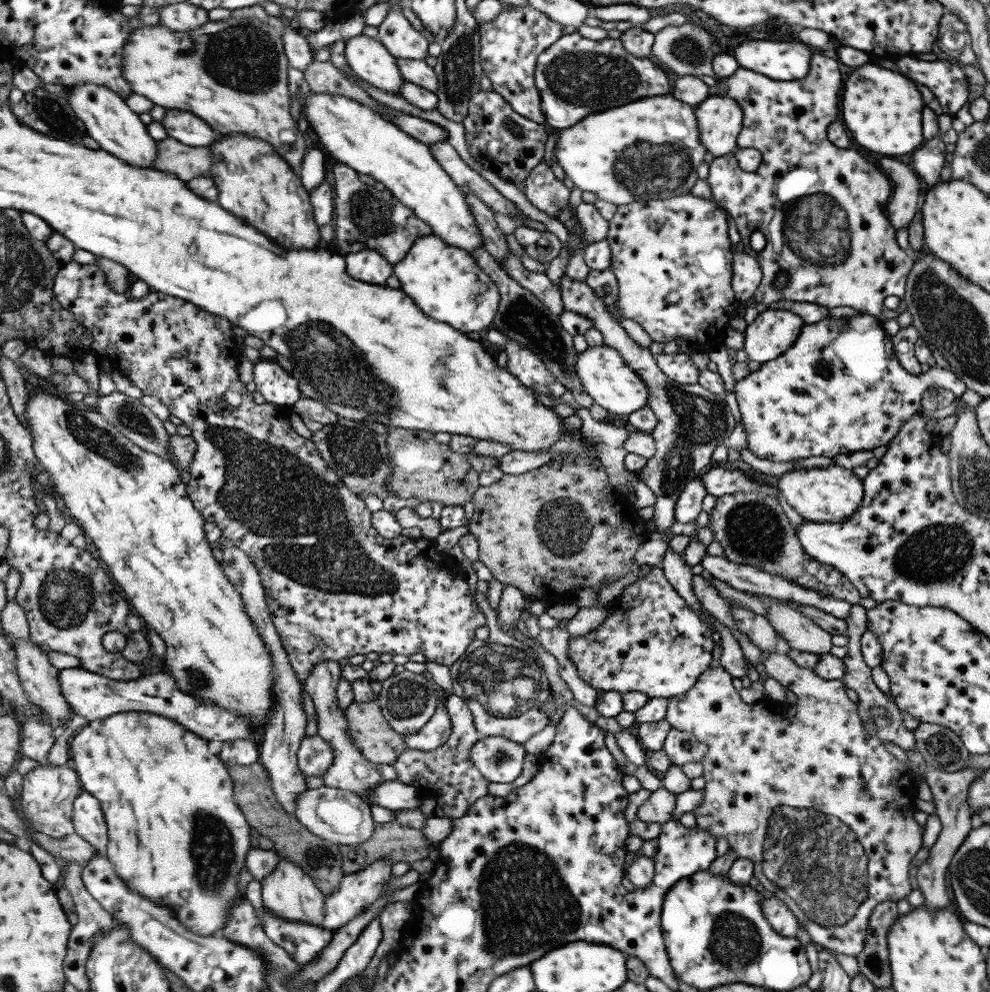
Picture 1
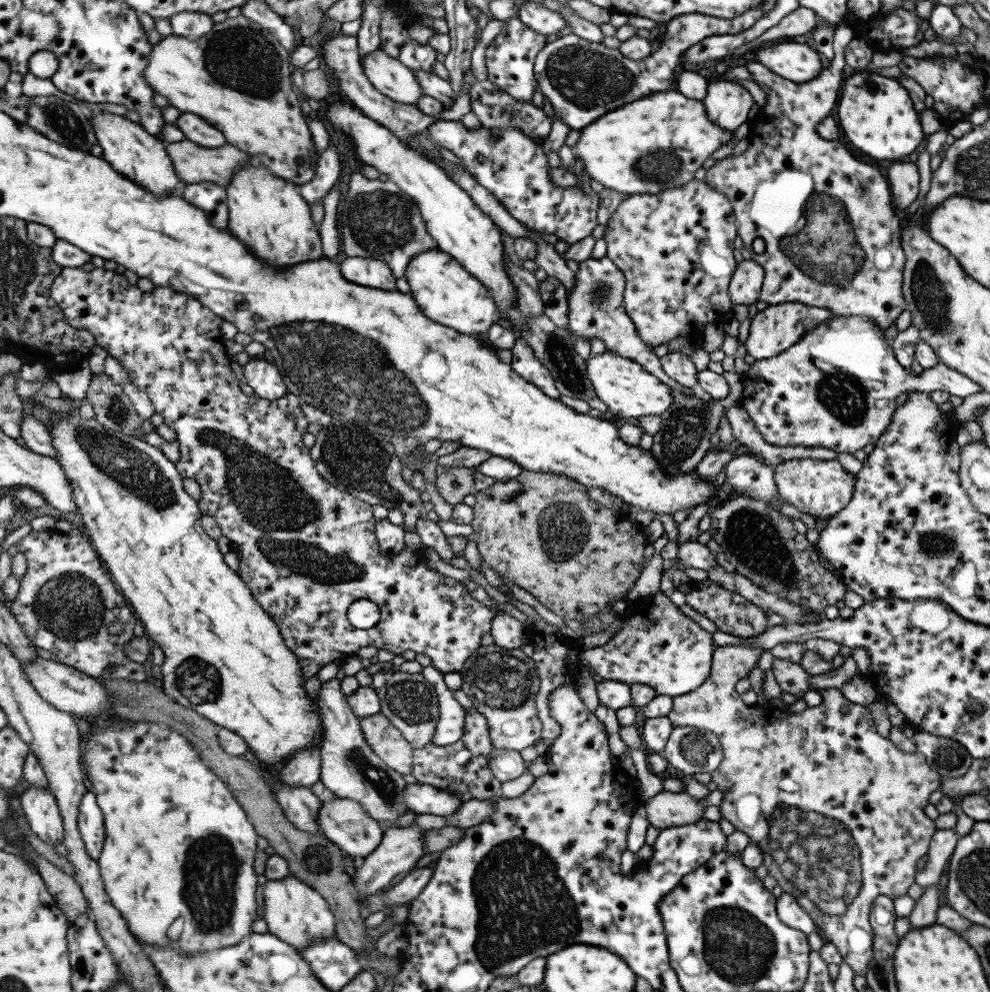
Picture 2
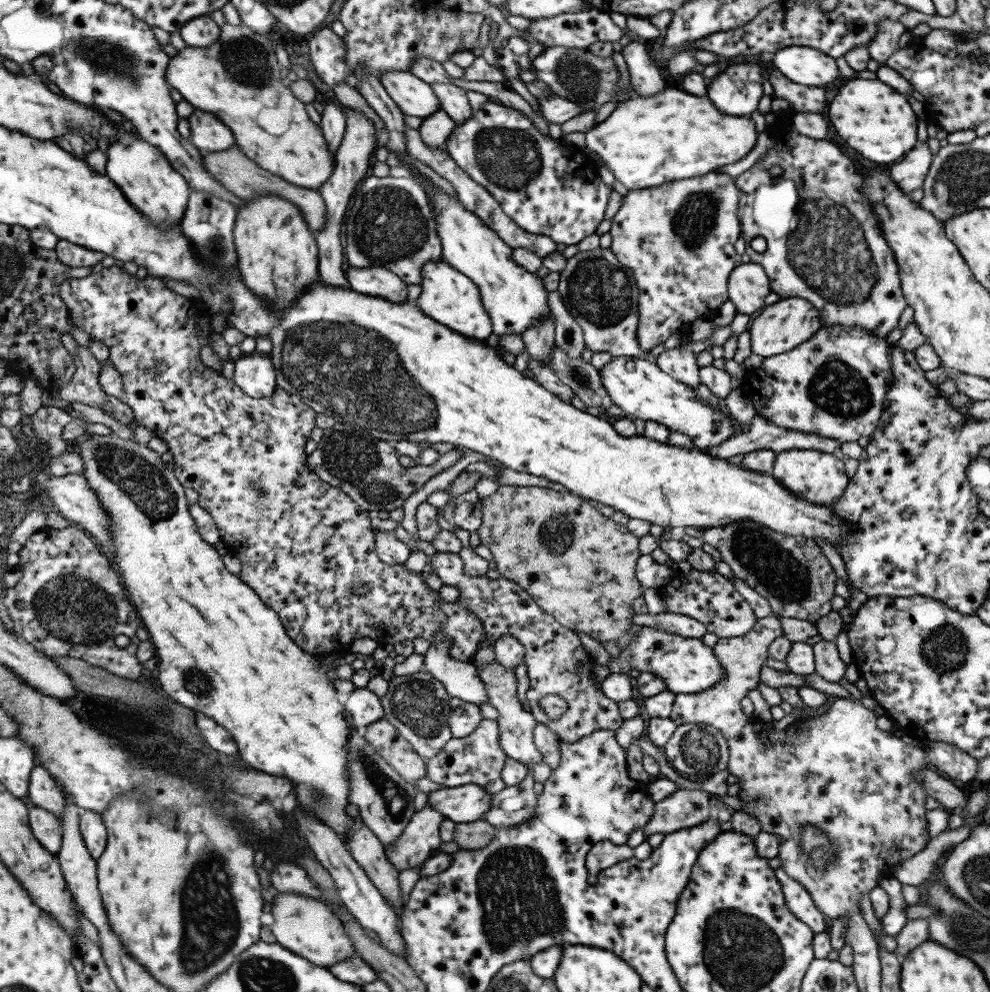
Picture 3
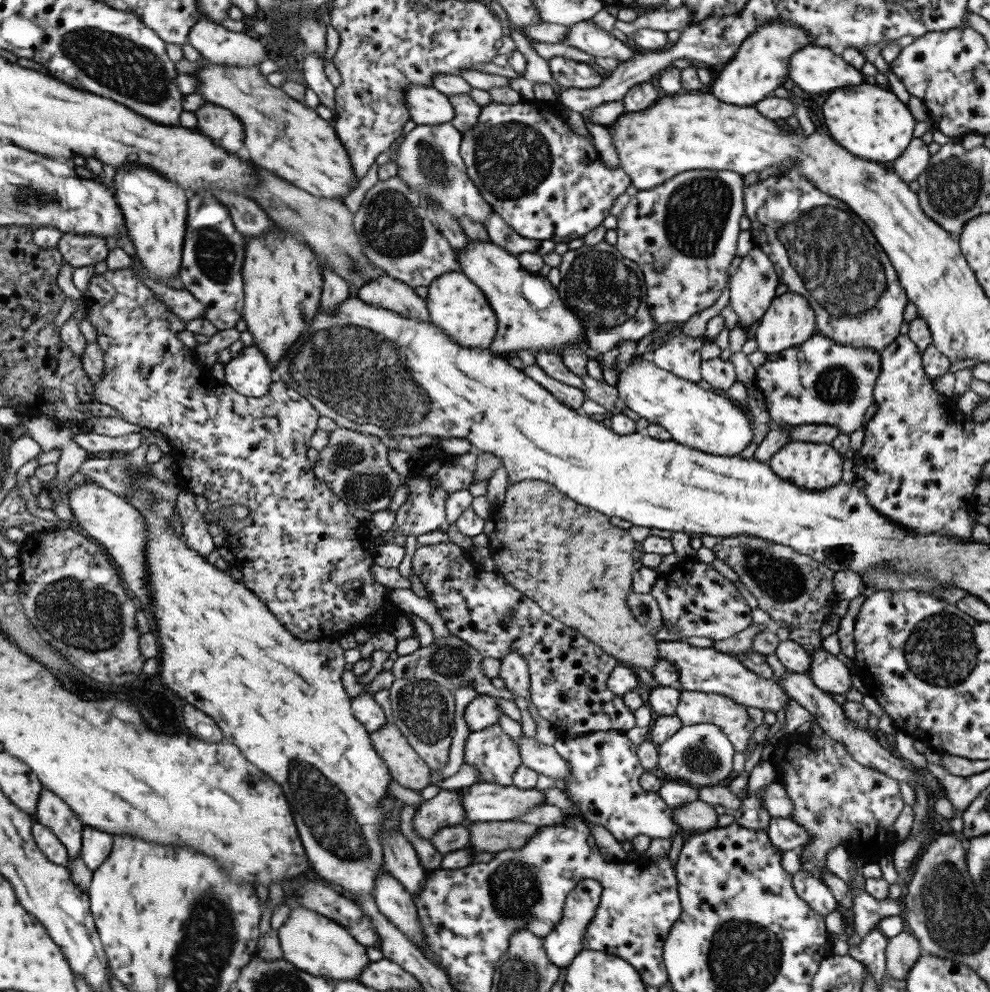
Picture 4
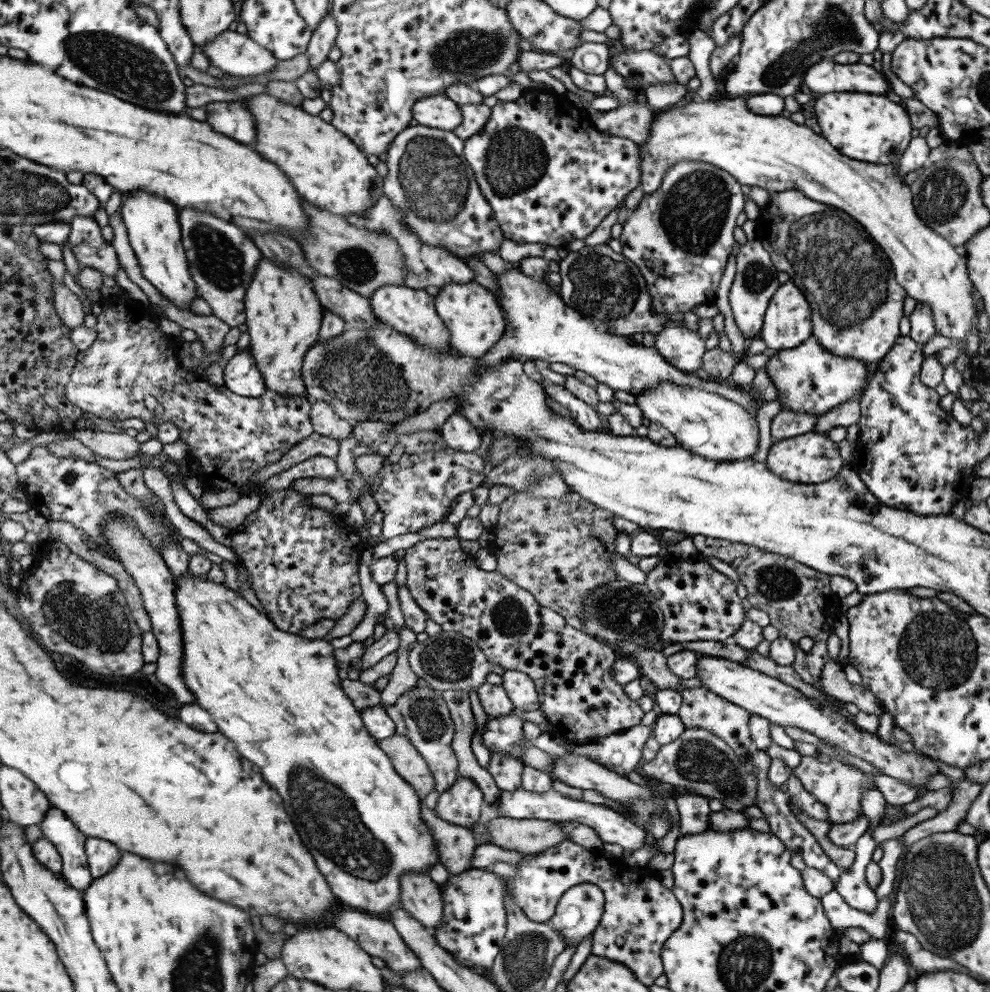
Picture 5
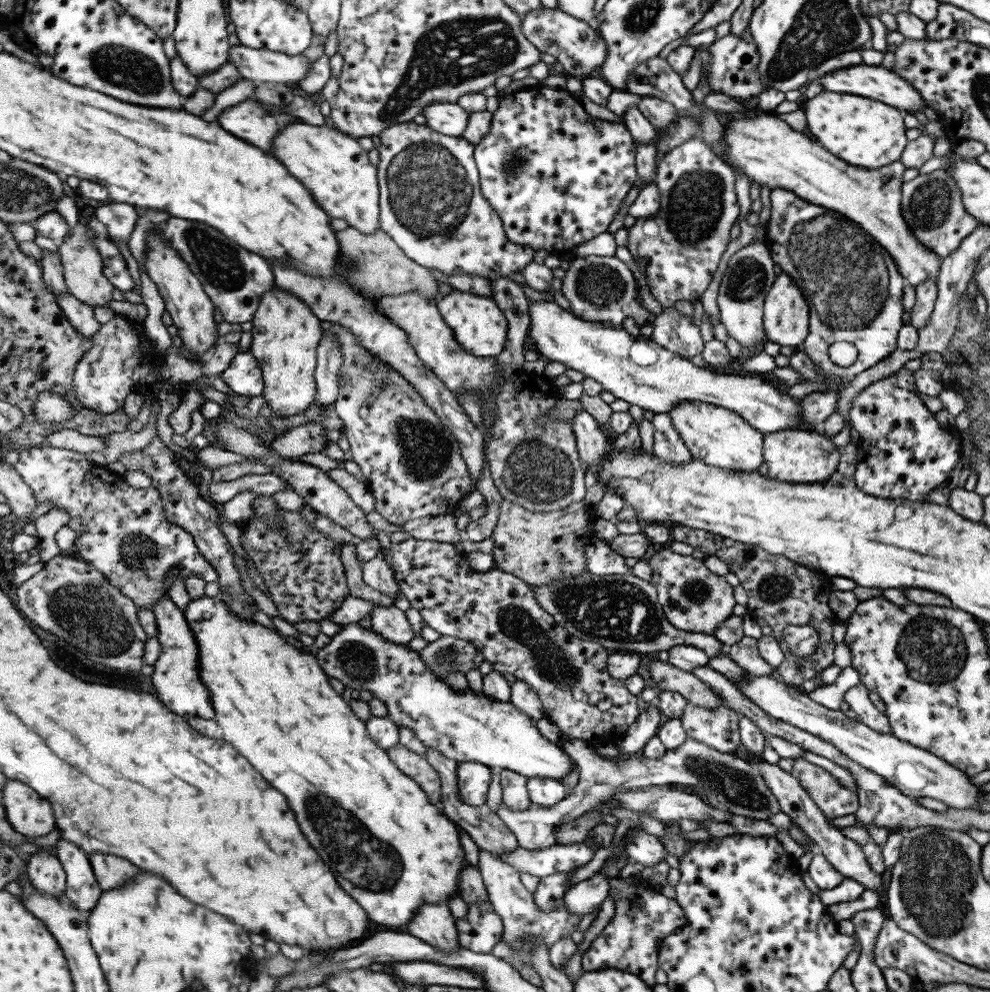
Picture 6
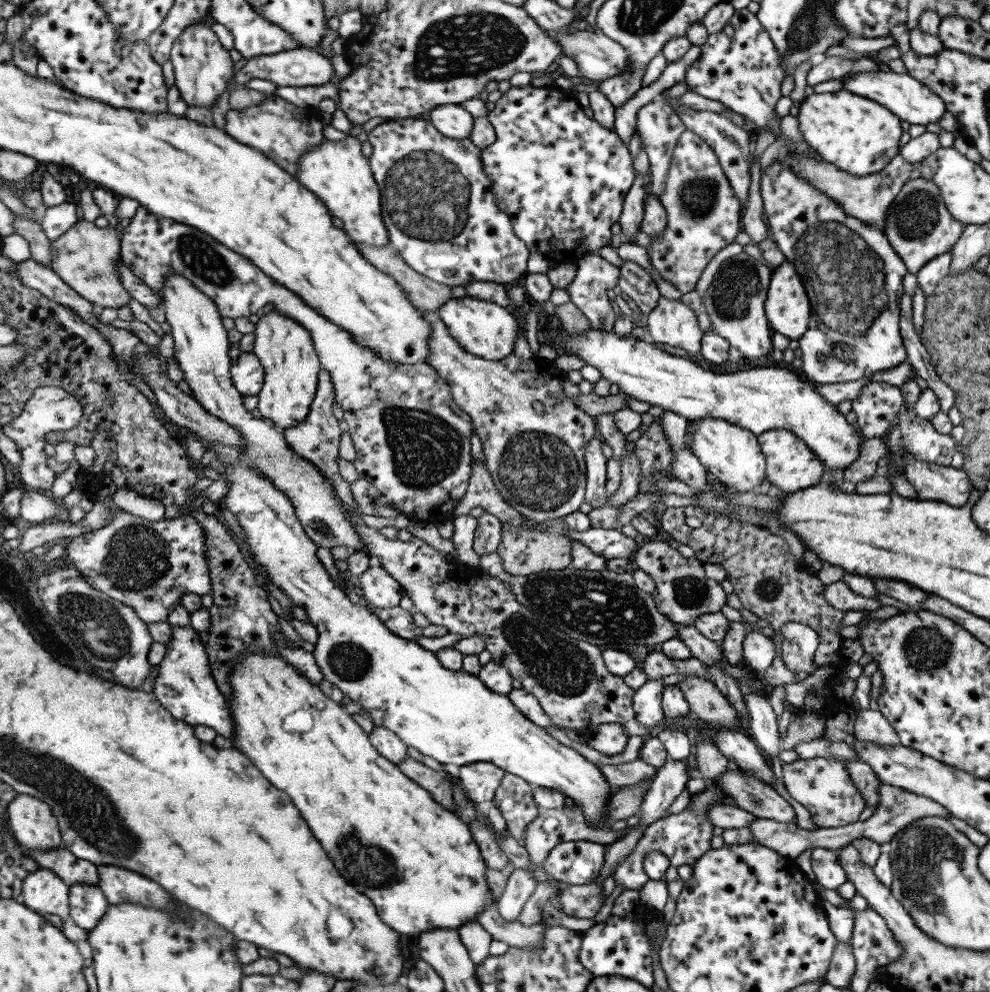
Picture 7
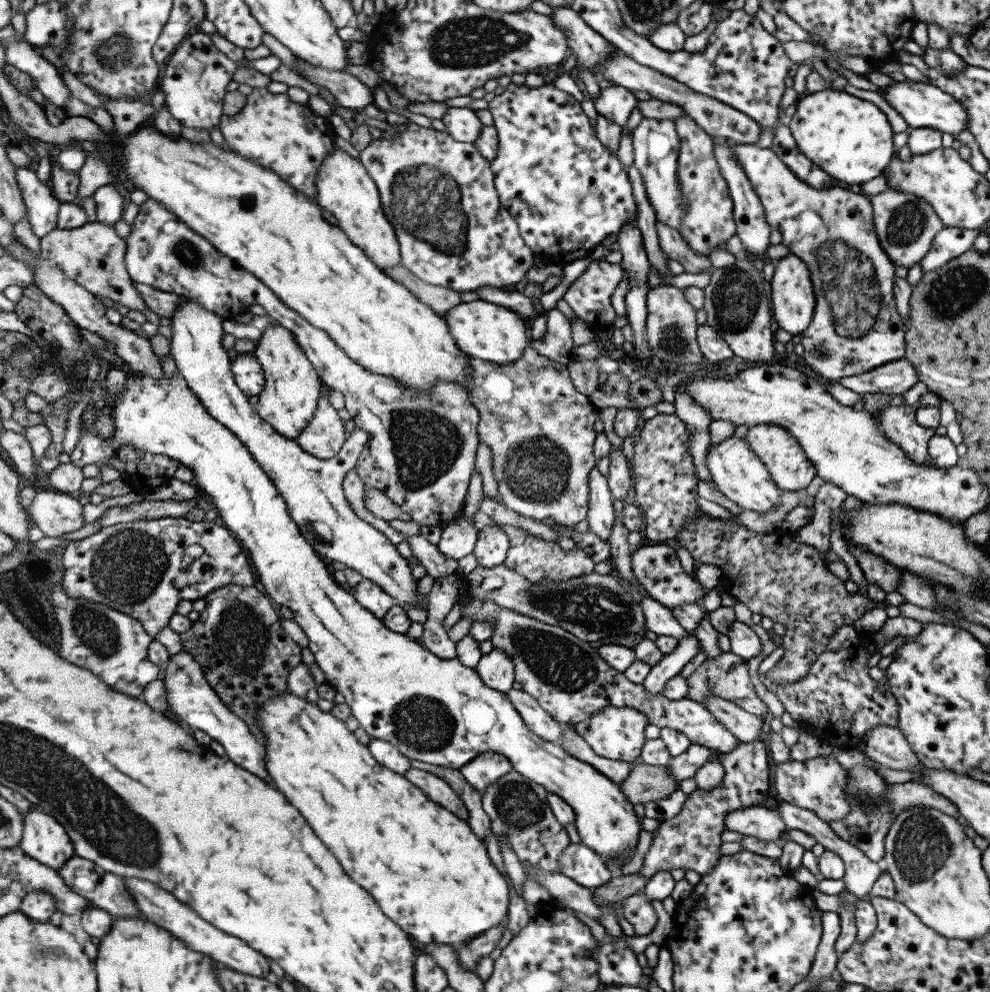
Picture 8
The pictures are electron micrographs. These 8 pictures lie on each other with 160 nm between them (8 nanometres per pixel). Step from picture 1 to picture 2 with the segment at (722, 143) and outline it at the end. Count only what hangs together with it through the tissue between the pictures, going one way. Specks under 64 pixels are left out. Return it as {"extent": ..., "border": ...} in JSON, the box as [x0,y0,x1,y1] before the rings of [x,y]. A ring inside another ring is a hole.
{"extent":[701,78,754,132],"border":[[[716,78],[713,81],[708,81],[706,95],[701,101],[711,122],[714,122],[718,127],[731,132],[734,132],[737,126],[749,120],[747,118],[747,112],[751,110],[751,105],[754,103],[749,92],[746,89],[743,89],[736,81],[726,81]]]}

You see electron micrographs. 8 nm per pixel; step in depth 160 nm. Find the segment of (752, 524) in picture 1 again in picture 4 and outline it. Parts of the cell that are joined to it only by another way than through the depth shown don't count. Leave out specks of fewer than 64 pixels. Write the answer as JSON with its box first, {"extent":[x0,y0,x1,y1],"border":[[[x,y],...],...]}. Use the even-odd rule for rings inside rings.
{"extent":[699,534,839,656],"border":[[[738,534],[727,537],[699,537],[702,546],[709,548],[717,560],[722,560],[736,573],[739,582],[757,601],[757,607],[770,616],[773,627],[789,630],[791,633],[788,634],[788,639],[796,642],[812,656],[821,646],[819,628],[829,619],[833,604],[839,600],[832,587],[834,572],[810,556],[756,536]]]}

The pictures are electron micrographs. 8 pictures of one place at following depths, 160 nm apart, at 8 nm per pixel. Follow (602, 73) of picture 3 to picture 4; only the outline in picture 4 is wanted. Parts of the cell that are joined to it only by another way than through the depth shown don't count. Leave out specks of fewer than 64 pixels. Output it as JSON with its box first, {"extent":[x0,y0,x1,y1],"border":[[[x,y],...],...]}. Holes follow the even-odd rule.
{"extent":[547,56,603,89],"border":[[[561,56],[551,57],[547,60],[547,64],[555,82],[564,89],[591,88],[597,86],[603,79],[586,63],[567,60]]]}

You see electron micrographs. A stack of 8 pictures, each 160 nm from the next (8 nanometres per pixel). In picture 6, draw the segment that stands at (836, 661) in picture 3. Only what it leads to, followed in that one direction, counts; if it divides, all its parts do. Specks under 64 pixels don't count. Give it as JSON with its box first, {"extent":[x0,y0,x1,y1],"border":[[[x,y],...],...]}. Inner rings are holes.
{"extent":[844,682,890,734],"border":[[[861,682],[851,686],[845,692],[844,701],[849,705],[849,710],[859,718],[859,721],[867,726],[867,729],[879,734],[890,733],[887,718],[873,707],[873,704],[869,701],[867,688]]]}

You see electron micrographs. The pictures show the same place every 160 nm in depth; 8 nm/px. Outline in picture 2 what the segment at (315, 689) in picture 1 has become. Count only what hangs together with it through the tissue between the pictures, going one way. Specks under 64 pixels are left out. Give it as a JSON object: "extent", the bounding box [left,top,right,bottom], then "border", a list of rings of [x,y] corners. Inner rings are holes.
{"extent":[319,682,410,828],"border":[[[324,682],[319,691],[324,736],[321,781],[337,797],[357,800],[382,828],[391,828],[410,810],[406,799],[408,782],[387,765],[368,744],[360,718],[349,708],[340,683]]]}

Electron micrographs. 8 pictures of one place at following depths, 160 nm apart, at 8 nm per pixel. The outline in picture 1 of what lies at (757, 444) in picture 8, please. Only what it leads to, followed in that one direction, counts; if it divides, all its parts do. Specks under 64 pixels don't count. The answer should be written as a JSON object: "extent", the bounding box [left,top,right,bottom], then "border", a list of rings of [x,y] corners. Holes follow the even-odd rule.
{"extent":[778,464,863,523],"border":[[[829,464],[827,467],[811,469],[793,468],[778,476],[778,493],[785,502],[798,512],[805,521],[818,523],[840,523],[851,516],[862,501],[863,486],[852,470]]]}

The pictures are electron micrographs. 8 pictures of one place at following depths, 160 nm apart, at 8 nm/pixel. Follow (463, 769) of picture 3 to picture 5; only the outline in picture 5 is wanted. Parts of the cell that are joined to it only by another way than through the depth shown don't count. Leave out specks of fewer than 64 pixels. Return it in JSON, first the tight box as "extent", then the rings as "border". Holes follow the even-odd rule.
{"extent":[487,753,524,792],"border":[[[489,753],[487,768],[487,772],[500,791],[511,792],[520,788],[520,776],[524,765],[521,765],[515,757]]]}

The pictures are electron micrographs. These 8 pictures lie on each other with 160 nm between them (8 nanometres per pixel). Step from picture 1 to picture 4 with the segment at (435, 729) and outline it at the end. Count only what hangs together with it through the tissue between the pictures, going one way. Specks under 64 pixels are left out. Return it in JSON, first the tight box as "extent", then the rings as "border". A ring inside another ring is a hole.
{"extent":[463,694,501,732],"border":[[[487,694],[473,698],[463,710],[463,720],[469,732],[478,732],[491,725],[497,725],[499,717],[501,717],[501,708],[497,700]]]}

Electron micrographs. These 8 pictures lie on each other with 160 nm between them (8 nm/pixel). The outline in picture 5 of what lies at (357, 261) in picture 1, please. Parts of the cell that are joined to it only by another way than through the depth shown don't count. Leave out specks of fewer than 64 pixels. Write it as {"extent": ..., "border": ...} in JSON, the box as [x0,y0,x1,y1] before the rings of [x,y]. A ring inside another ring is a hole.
{"extent":[370,286,450,351],"border":[[[383,286],[370,297],[373,310],[377,317],[389,326],[394,326],[399,332],[409,334],[421,347],[429,347],[433,351],[447,351],[450,349],[450,331],[446,322],[439,316],[436,297],[431,296],[424,289],[408,286]]]}

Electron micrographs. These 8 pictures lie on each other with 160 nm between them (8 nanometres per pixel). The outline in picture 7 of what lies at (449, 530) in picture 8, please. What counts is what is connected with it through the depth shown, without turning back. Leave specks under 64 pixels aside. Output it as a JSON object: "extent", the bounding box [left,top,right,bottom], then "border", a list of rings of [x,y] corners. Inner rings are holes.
{"extent":[450,515,480,569],"border":[[[461,515],[453,518],[453,532],[450,536],[455,549],[455,558],[467,567],[476,569],[480,557],[472,549],[472,540],[474,537],[474,528],[476,519],[471,515]]]}

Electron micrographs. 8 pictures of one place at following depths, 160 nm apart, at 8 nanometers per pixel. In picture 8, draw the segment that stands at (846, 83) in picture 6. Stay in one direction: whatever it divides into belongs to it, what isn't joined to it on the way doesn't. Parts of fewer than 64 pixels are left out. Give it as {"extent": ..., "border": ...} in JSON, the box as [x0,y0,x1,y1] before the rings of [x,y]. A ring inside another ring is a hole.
{"extent":[879,81,968,136],"border":[[[892,81],[891,85],[879,88],[884,100],[897,111],[906,124],[913,129],[927,127],[947,132],[951,136],[959,134],[966,129],[968,118],[965,109],[950,94],[939,90],[939,87],[921,81]]]}

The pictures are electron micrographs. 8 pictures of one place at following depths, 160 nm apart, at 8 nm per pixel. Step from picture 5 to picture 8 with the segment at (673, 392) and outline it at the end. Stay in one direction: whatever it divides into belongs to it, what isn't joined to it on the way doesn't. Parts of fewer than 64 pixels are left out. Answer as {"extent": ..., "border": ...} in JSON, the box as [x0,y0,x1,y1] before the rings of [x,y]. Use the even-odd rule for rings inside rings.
{"extent":[706,435,781,513],"border":[[[731,435],[715,447],[711,447],[707,454],[706,467],[709,471],[710,481],[715,485],[717,491],[743,510],[753,510],[758,513],[769,512],[779,502],[781,491],[777,489],[766,466],[747,446],[743,437]]]}

